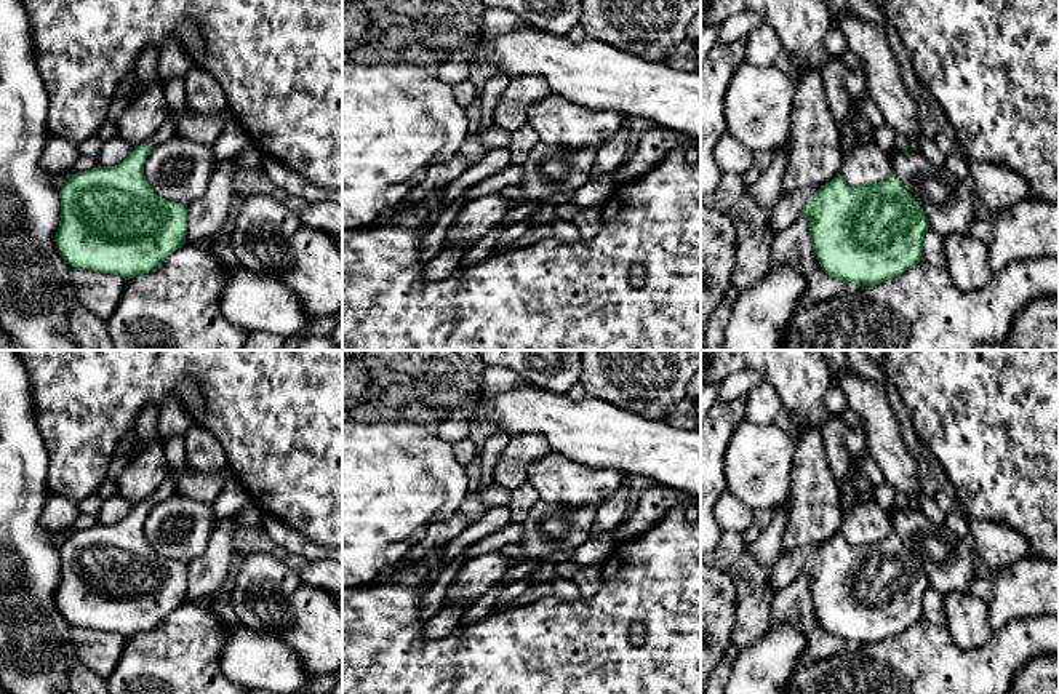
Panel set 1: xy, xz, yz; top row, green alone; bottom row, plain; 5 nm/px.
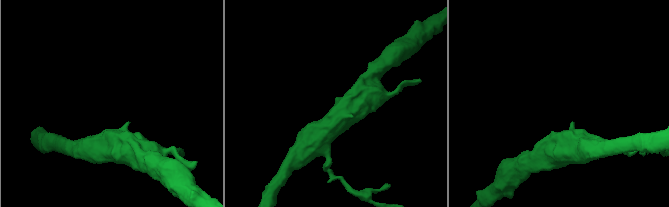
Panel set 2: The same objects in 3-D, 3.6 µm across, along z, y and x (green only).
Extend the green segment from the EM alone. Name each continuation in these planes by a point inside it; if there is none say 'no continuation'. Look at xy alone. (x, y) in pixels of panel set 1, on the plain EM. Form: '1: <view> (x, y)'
1: xy (168, 486)

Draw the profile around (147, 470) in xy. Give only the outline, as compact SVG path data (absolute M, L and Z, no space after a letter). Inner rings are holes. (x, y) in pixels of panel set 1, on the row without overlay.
M157 432L147 445L115 480L117 496L130 501L133 507L144 502L168 477L165 440Z

